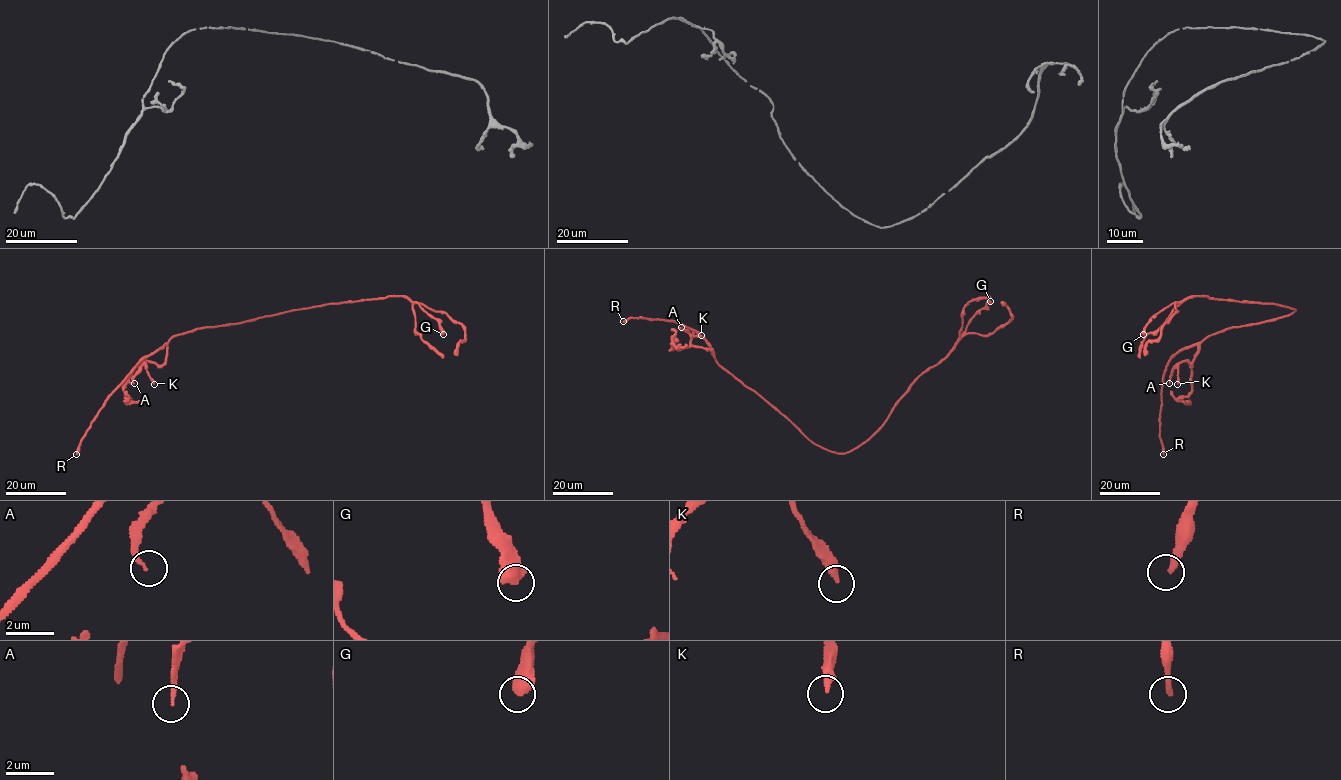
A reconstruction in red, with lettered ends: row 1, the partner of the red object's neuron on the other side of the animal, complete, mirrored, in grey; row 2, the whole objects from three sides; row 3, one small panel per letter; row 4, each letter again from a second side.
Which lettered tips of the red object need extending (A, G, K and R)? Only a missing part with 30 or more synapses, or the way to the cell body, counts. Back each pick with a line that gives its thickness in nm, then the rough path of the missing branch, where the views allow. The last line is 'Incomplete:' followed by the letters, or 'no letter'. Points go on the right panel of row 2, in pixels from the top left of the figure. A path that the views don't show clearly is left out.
A: 160 nm thick; missing branch runs (1169, 383), (1172, 391), (1170, 383), (1174, 379)
Incomplete: A

